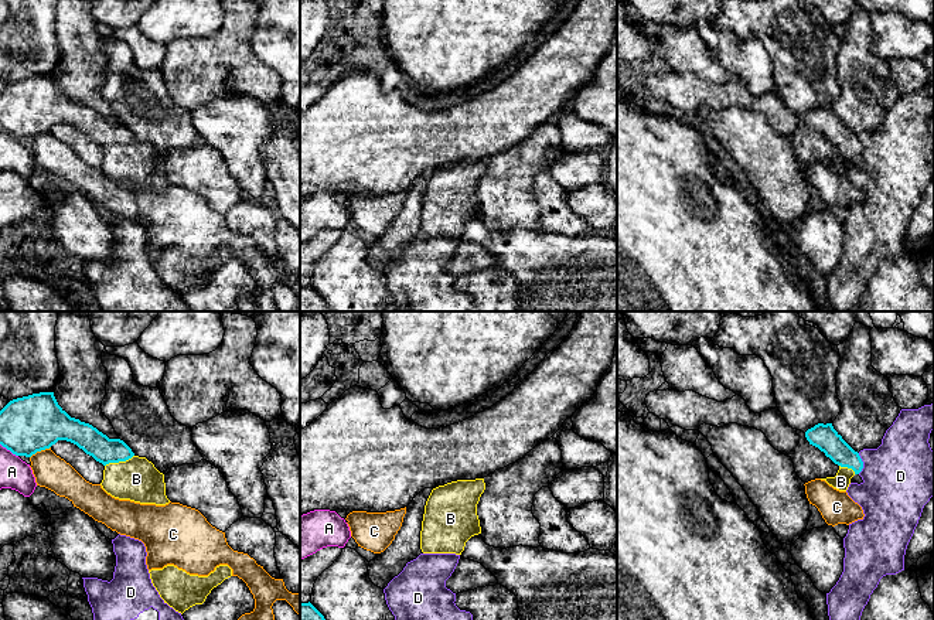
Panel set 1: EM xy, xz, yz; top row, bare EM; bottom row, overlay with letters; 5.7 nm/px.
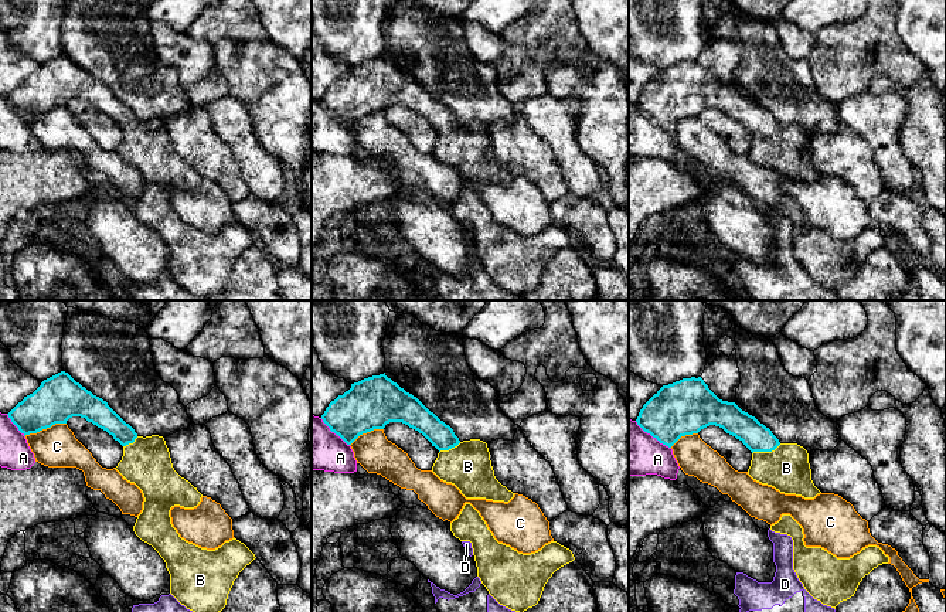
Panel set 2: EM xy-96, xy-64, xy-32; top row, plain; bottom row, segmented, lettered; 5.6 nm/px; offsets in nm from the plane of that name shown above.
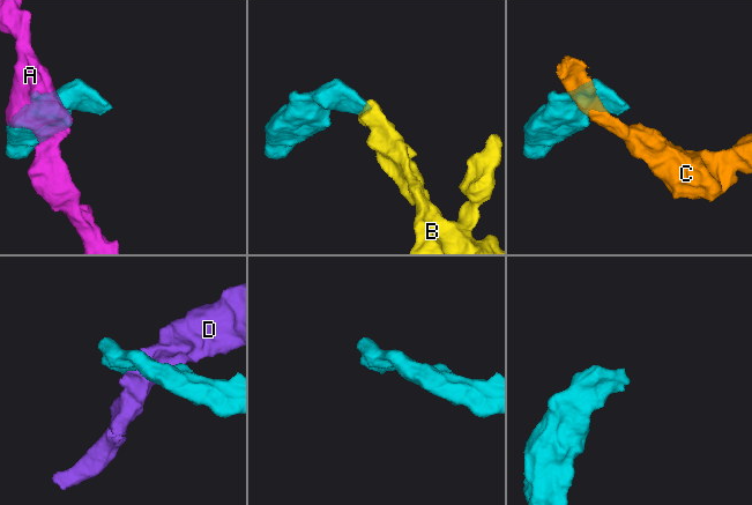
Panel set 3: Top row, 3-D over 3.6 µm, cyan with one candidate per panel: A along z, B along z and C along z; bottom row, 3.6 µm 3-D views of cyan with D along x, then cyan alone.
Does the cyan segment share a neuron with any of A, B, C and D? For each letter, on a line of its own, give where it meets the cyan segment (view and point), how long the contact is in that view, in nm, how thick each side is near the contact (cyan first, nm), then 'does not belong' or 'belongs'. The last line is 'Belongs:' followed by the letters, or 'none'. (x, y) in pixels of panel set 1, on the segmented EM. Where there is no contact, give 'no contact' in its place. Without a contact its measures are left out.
A: xy (9, 449) | 130 nm | 320/170 nm | does not belong
B: xy (119, 460) | 180 nm | 150/240 nm | belongs
C: xy (40, 450) | 140 nm | 320/190 nm | does not belong
D: yz (862, 463) | 120 nm | 140/420 nm | does not belong
Belongs: B

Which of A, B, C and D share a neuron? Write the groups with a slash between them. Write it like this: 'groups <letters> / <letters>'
groups A / B / C / D

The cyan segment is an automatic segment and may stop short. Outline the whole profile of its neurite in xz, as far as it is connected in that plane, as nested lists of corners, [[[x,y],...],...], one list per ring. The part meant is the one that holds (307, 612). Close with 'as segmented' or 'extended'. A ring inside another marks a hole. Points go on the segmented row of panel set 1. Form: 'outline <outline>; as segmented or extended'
outline [[[309,602],[300,603],[300,620],[325,620],[324,616]]]; as segmented

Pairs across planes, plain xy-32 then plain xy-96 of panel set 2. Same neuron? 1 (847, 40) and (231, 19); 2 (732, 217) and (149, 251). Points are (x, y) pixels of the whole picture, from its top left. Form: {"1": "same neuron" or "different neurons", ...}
{"1": "same neuron", "2": "same neuron"}

